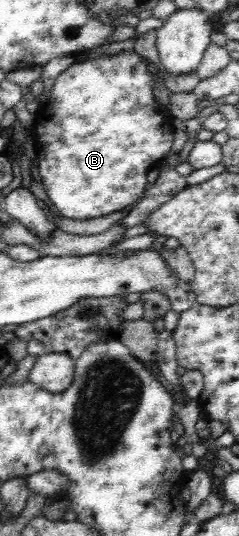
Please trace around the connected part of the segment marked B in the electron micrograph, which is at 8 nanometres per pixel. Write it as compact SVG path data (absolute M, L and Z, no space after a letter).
M134 50L77 61L59 74L51 89L49 104L40 106L32 125L38 173L51 210L58 210L72 220L84 220L108 216L139 200L147 186L147 174L166 161L173 143L173 118L158 108L155 85L161 82L171 94L192 93L201 80L197 70L172 74L160 63L150 66Z

